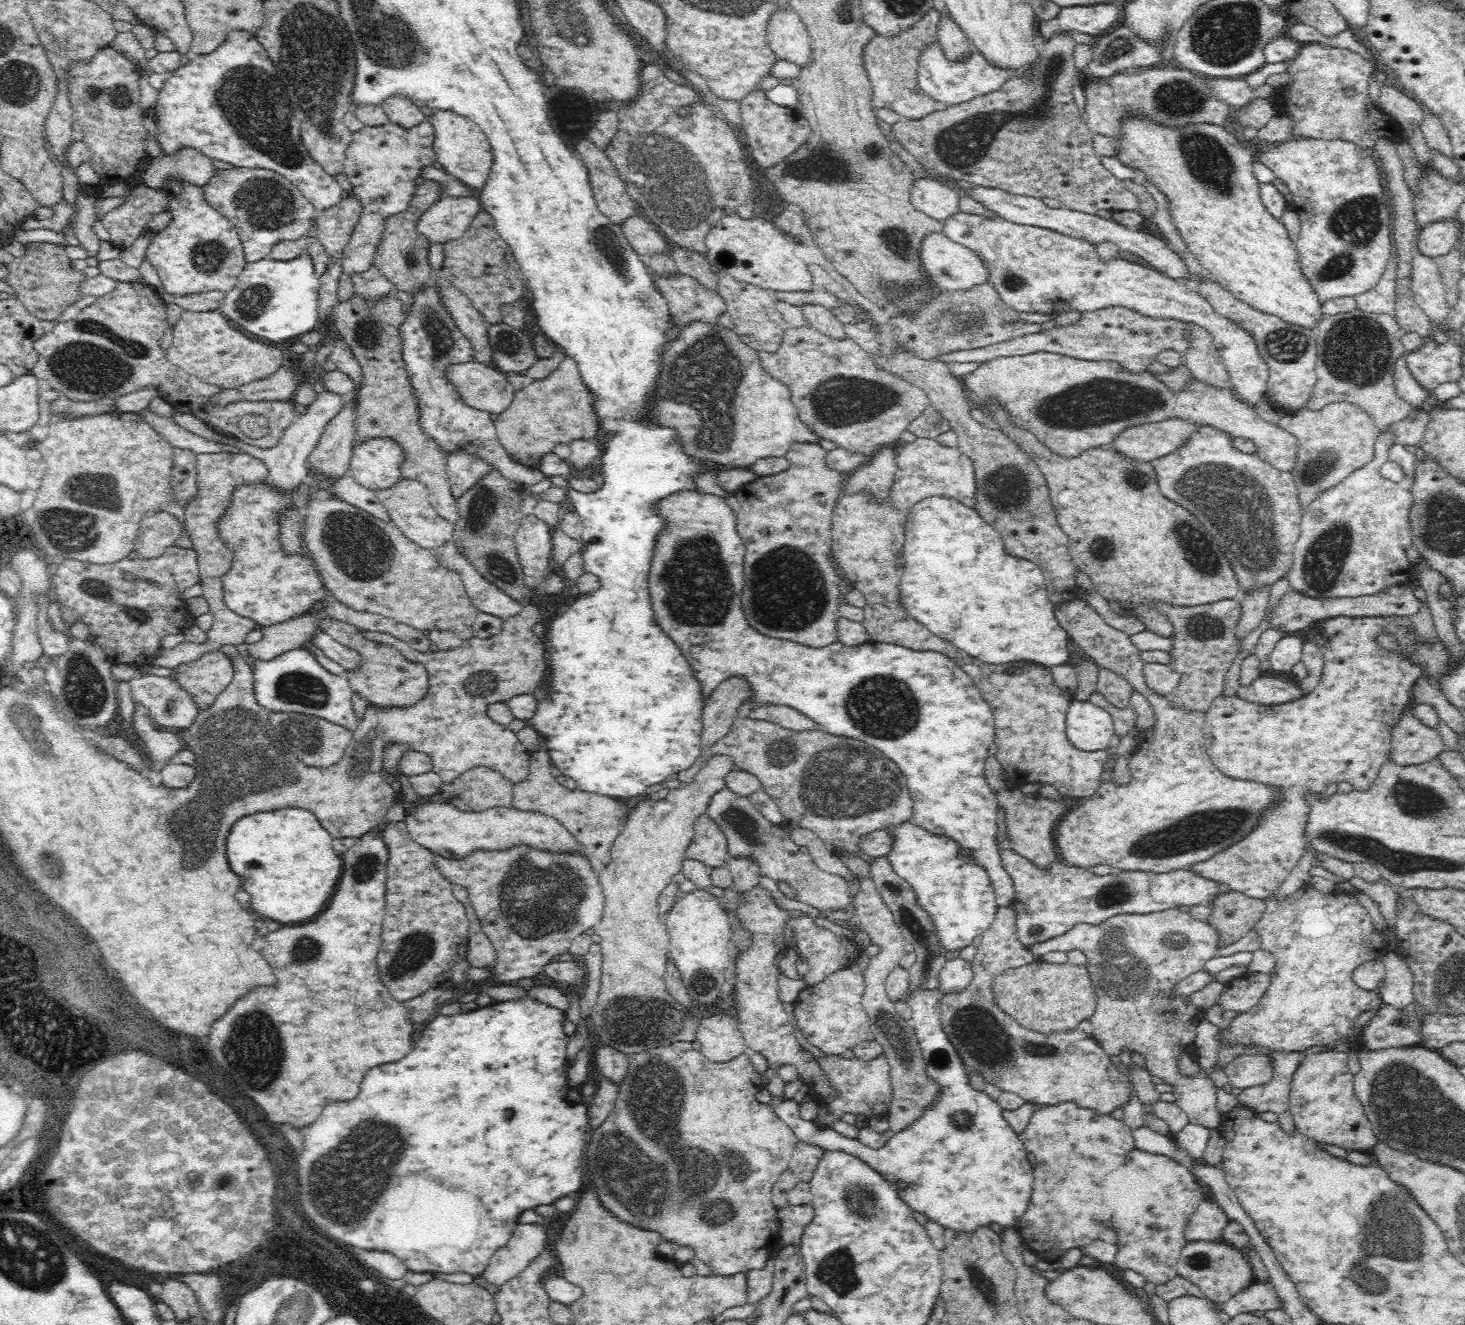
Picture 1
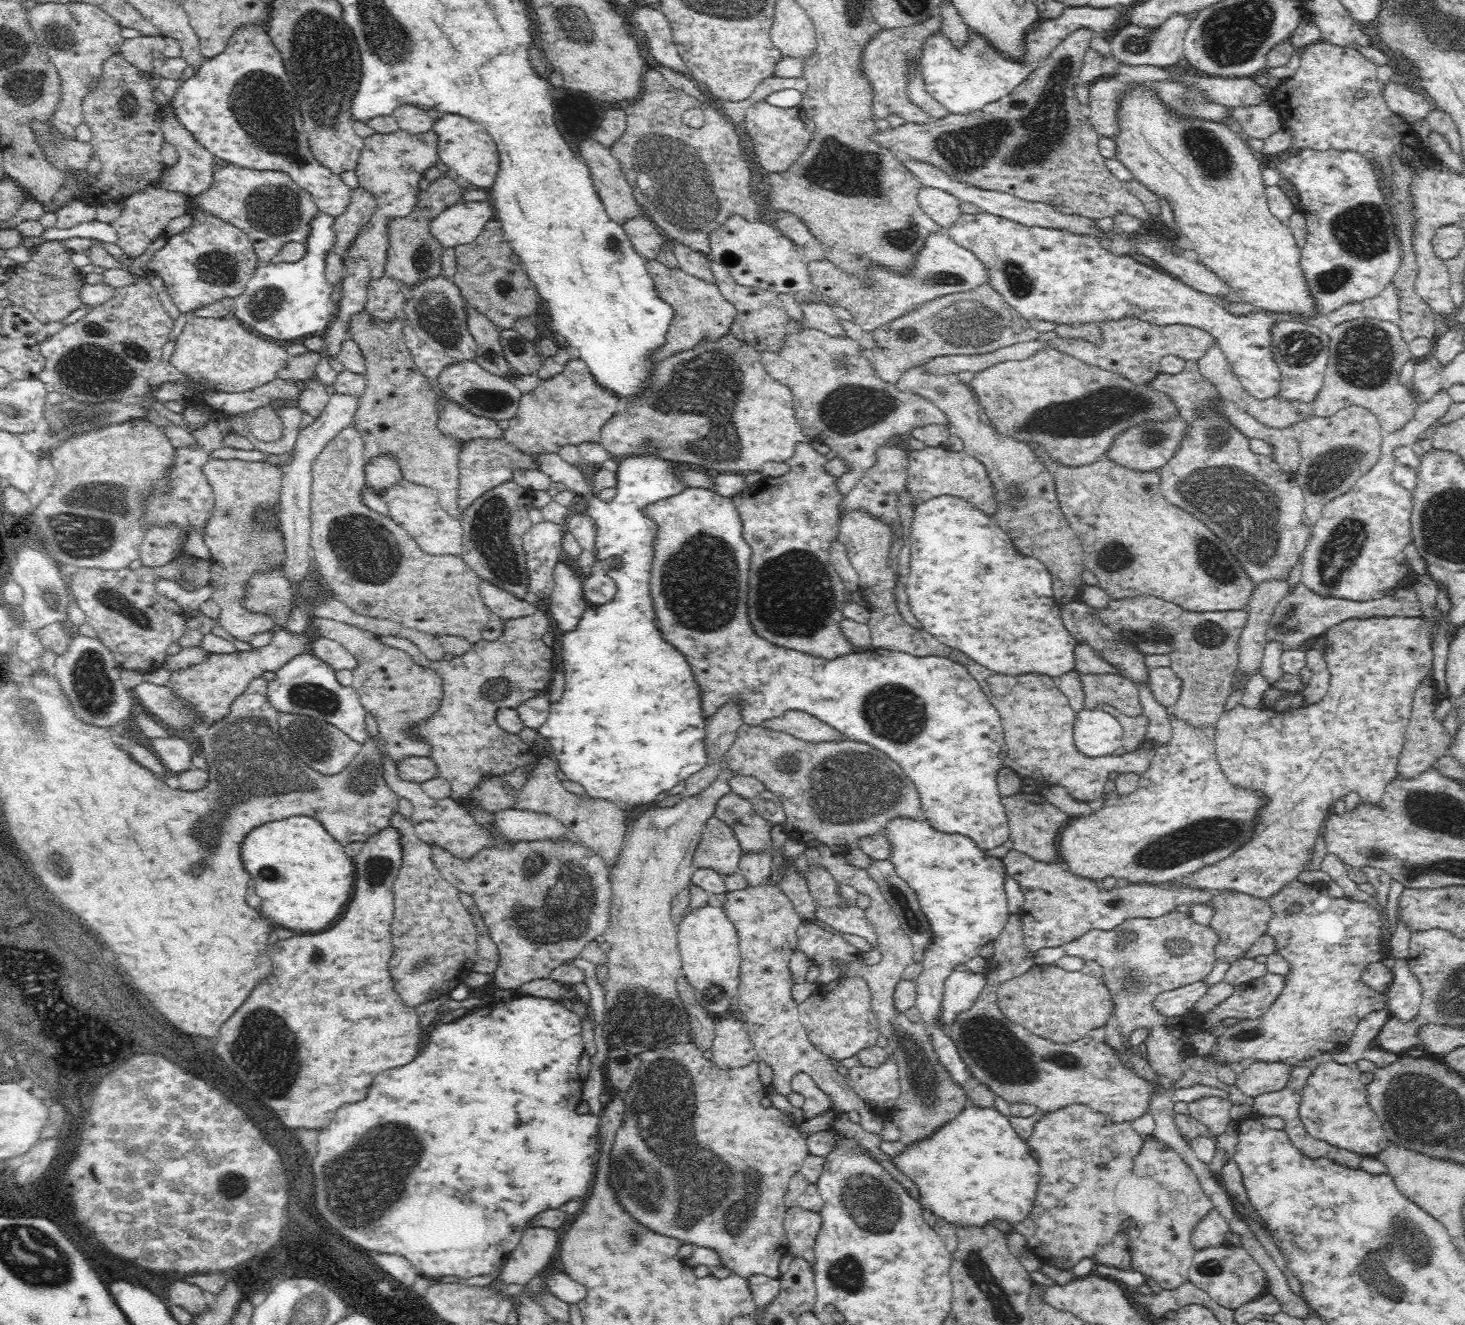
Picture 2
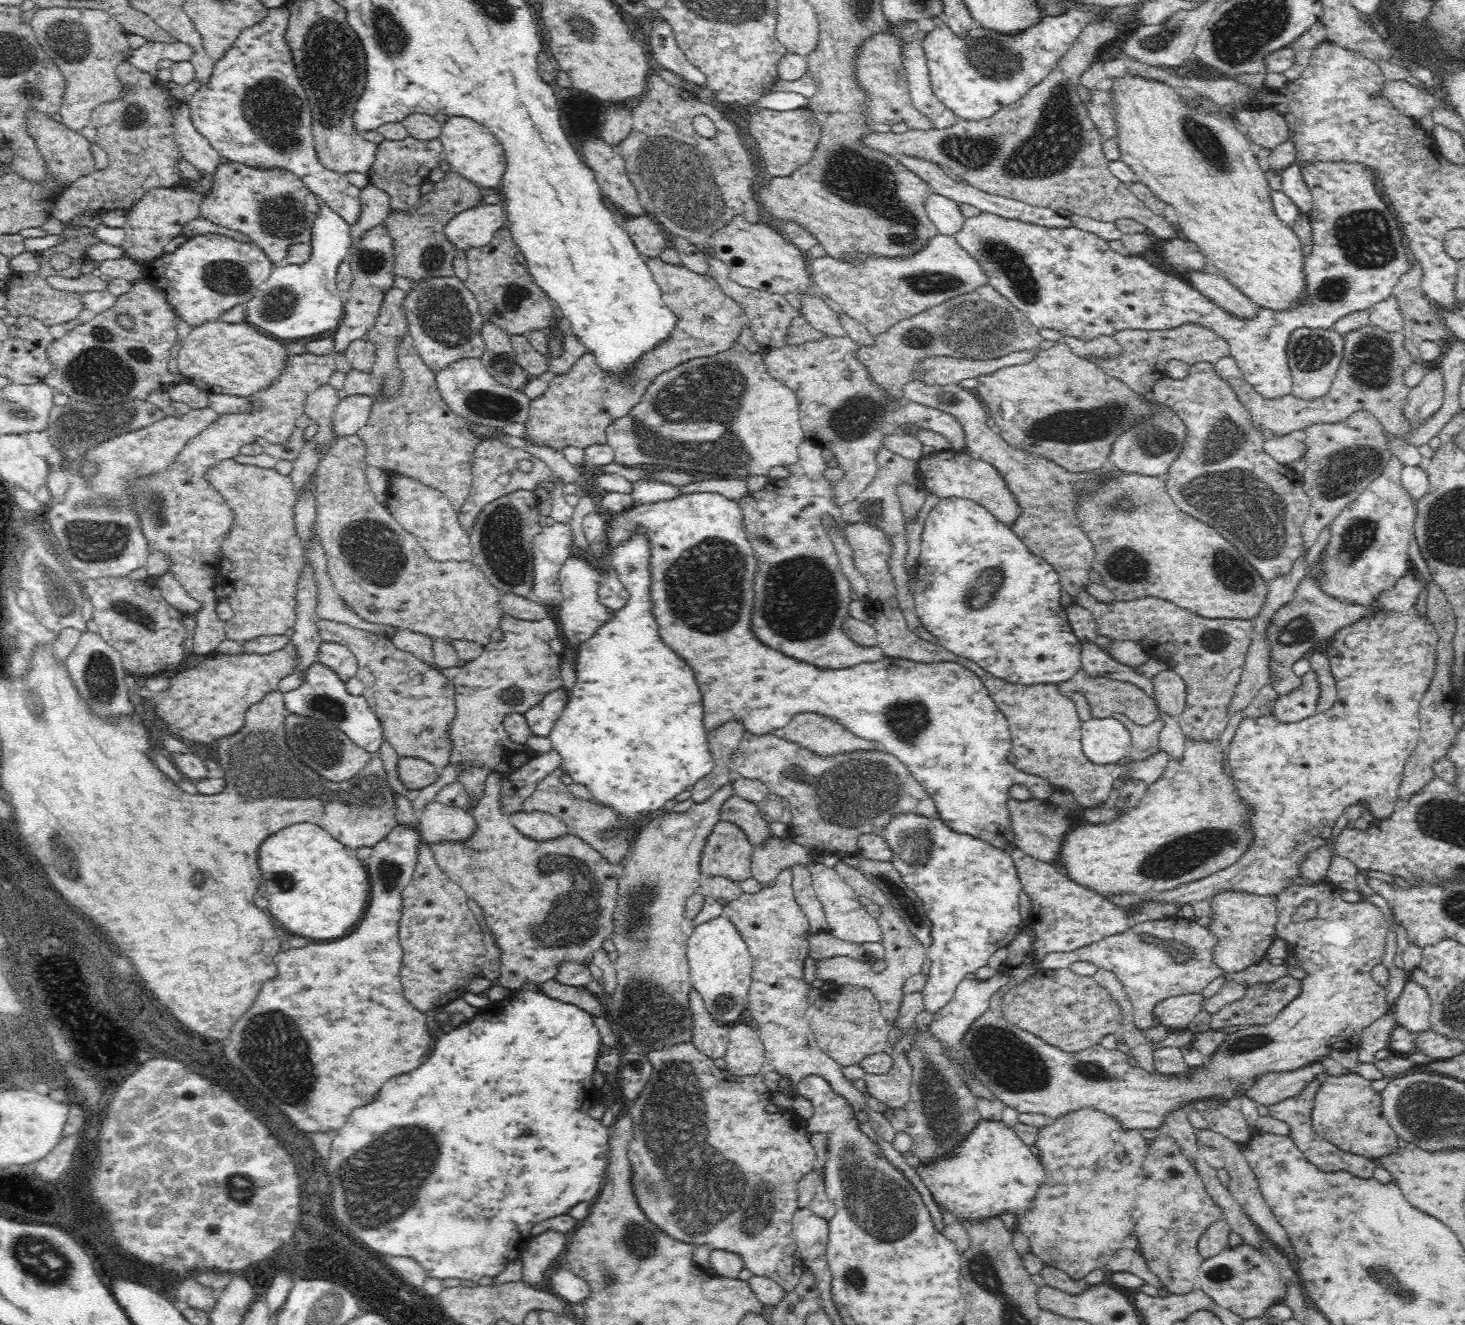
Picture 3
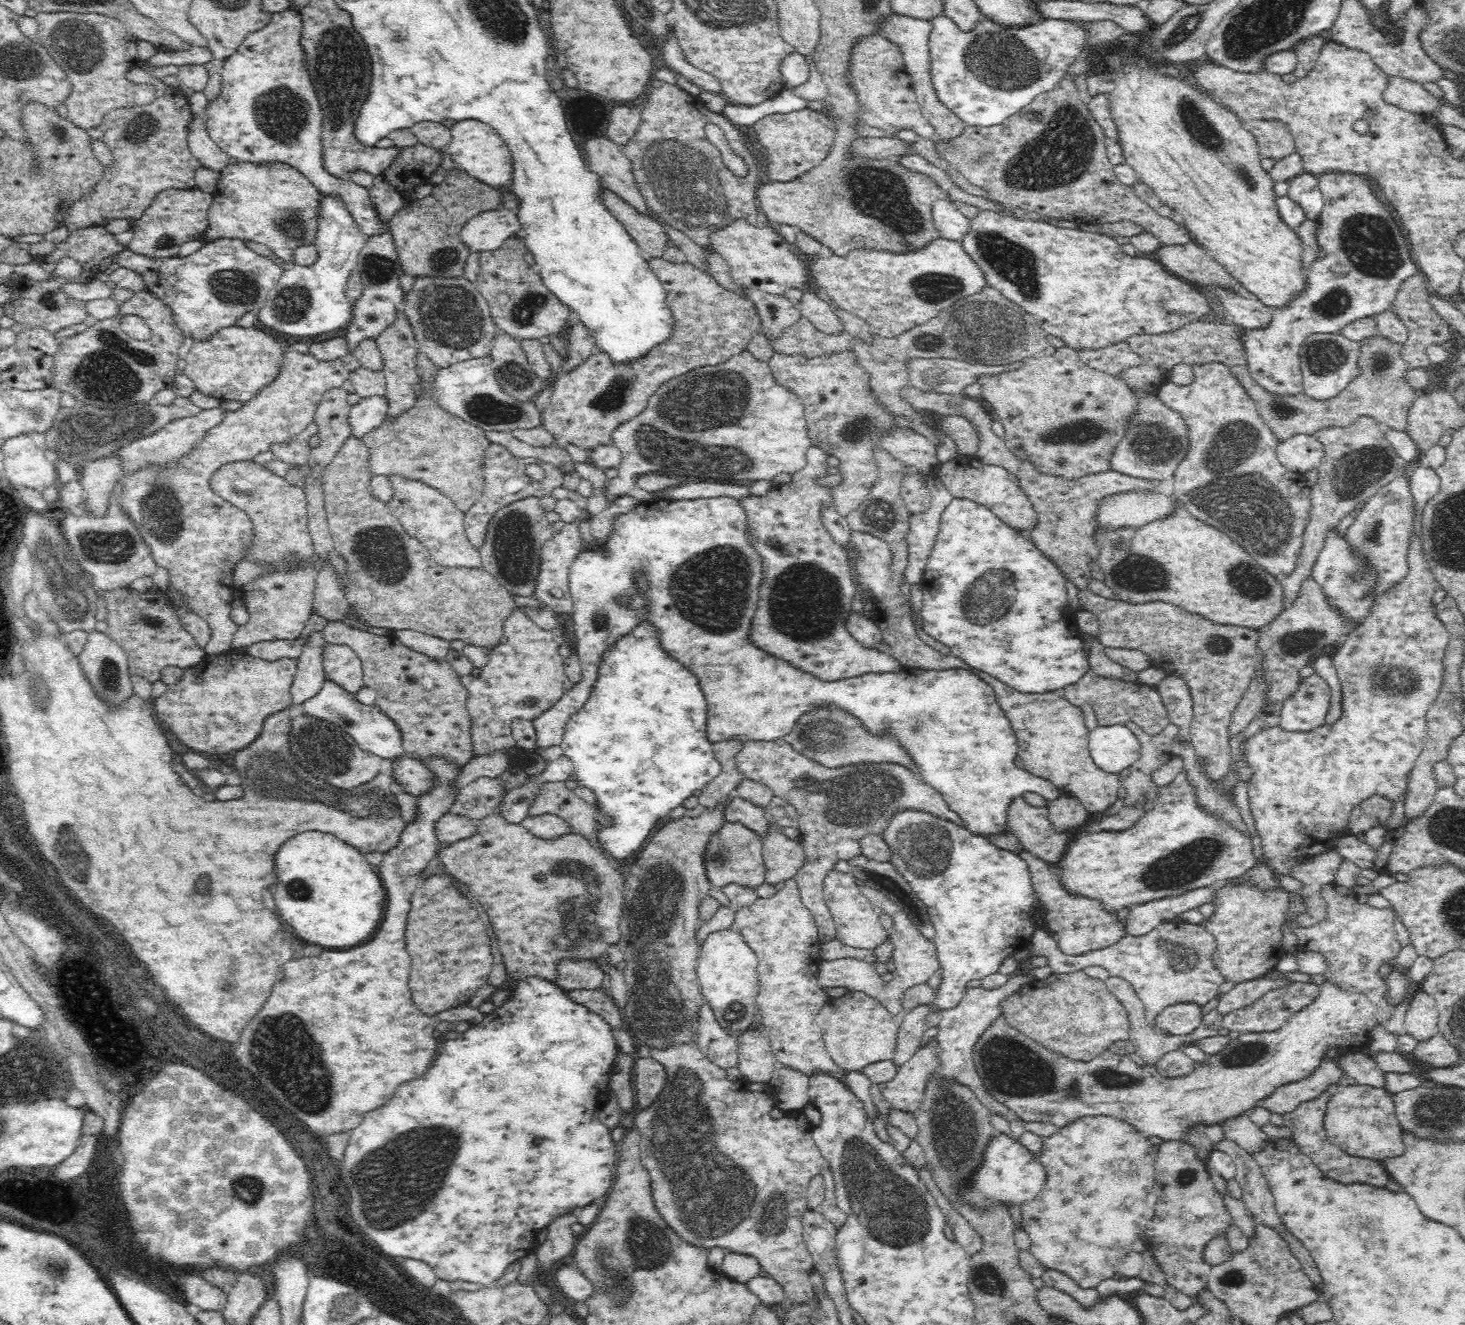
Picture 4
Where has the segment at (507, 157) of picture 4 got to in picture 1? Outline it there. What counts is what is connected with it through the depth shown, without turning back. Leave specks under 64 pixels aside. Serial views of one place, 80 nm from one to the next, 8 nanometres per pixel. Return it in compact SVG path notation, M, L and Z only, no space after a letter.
M436 110L428 117L433 126L435 160L443 170L458 178L466 187L480 188L486 184L492 166L491 145L485 134L469 118L449 110Z

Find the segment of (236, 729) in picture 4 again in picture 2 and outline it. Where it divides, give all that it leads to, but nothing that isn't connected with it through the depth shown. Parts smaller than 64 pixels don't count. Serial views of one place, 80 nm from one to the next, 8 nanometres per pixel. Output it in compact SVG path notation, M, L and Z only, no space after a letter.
M312 625L310 631L292 631L284 626L272 629L271 632L272 640L262 648L254 648L250 652L238 652L231 655L208 653L203 662L172 671L172 678L168 685L174 689L174 693L178 693L180 697L184 697L184 700L192 703L206 727L224 719L230 710L229 702L244 691L246 684L252 678L265 678L266 672L276 670L298 654L309 652L311 642L315 637Z

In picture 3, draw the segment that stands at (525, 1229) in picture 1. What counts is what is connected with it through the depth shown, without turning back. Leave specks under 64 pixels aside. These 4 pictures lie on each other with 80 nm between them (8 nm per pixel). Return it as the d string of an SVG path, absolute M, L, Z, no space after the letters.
M554 1229L530 1236L516 1258L520 1262L520 1282L532 1285L546 1278L550 1264L561 1258L566 1246L566 1234Z

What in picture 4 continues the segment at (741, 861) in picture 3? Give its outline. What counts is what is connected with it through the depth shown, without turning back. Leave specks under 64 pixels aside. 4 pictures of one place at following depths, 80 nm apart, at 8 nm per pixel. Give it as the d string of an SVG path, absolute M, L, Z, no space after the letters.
M725 822L720 830L708 839L704 853L705 873L713 888L736 883L756 888L763 880L763 860L761 857L762 838L756 836L746 825Z

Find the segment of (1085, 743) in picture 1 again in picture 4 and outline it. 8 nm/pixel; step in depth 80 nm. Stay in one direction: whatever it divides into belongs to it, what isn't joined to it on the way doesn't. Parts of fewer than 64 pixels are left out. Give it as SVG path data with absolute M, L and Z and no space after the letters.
M1112 721L1088 732L1088 750L1098 768L1122 774L1137 759L1139 740L1123 722Z

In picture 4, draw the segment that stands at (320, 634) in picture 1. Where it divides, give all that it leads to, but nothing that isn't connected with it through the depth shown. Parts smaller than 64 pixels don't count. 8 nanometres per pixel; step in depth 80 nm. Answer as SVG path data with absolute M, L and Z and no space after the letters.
M326 643L323 652L323 670L326 678L355 694L364 682L360 659L354 650L342 644Z

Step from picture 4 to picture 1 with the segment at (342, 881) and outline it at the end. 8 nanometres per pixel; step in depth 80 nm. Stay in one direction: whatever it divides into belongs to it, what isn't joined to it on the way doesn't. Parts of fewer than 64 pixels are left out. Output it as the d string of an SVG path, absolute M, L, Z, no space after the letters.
M286 805L265 811L252 811L240 815L227 830L224 838L224 856L228 868L240 876L242 888L250 896L250 908L283 923L299 923L313 917L333 891L341 869L340 853L332 845L329 832L319 823L317 816L304 807Z

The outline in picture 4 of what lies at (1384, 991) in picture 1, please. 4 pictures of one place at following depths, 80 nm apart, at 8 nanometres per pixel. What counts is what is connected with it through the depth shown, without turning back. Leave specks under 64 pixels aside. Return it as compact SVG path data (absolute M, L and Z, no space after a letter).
M1418 988L1409 996L1407 1001L1408 1006L1406 1006L1402 1022L1404 1022L1408 1034L1420 1042L1422 1039L1440 1033L1437 1002L1430 994Z

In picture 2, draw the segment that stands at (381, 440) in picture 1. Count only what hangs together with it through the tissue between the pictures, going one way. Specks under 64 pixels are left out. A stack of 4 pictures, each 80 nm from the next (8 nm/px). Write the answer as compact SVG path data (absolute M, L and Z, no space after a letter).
M380 450L380 454L367 458L362 465L365 484L377 492L390 488L403 478L397 457L388 450Z

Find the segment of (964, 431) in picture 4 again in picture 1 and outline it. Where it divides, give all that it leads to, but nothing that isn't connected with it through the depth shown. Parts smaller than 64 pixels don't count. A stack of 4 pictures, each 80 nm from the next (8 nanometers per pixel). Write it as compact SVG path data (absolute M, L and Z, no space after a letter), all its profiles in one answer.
M810 324L800 328L786 326L778 348L771 352L759 352L759 359L766 372L789 387L800 419L812 431L816 431L821 439L833 442L837 448L860 454L864 461L874 456L882 446L894 446L894 442L900 439L900 432L907 430L928 408L936 410L920 387L889 369L882 370L876 365L874 355L864 351L857 343L830 338Z

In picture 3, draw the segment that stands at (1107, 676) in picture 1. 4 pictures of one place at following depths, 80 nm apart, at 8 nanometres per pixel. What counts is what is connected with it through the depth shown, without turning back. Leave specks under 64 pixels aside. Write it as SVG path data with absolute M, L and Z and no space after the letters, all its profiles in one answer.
M1096 677L1102 682L1102 688L1092 688L1090 682L1082 684L1083 695L1086 696L1093 717L1106 718L1112 716L1114 710L1129 717L1138 725L1146 725L1159 720L1159 709L1154 700L1150 700L1138 686L1122 680L1107 677Z

